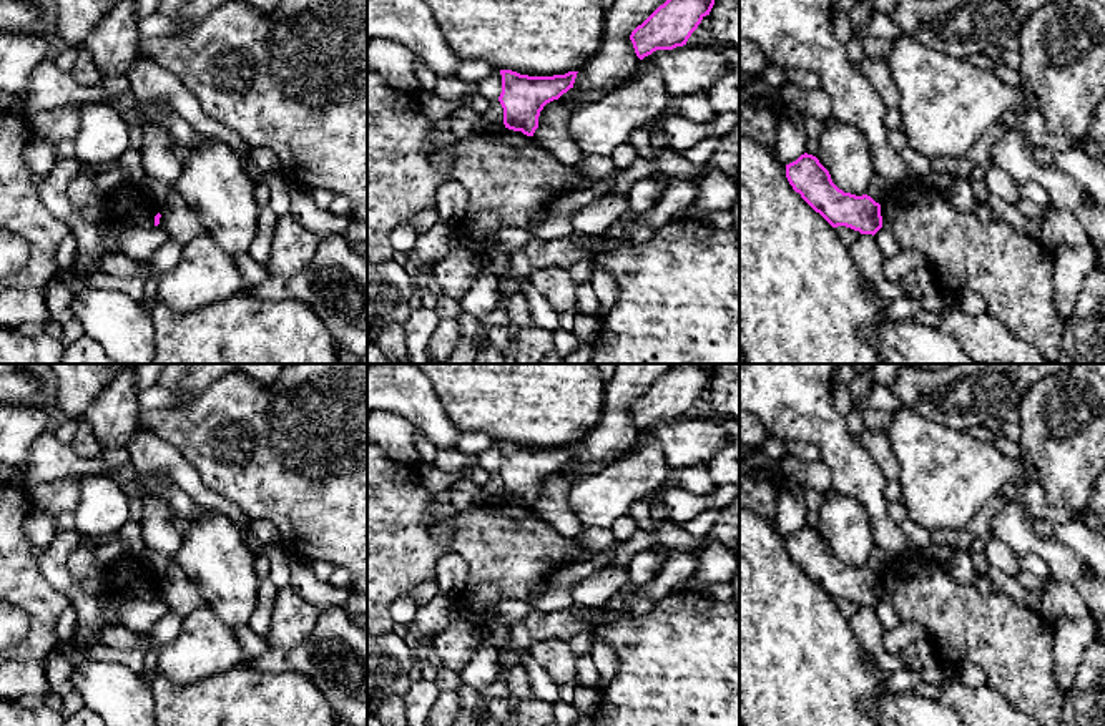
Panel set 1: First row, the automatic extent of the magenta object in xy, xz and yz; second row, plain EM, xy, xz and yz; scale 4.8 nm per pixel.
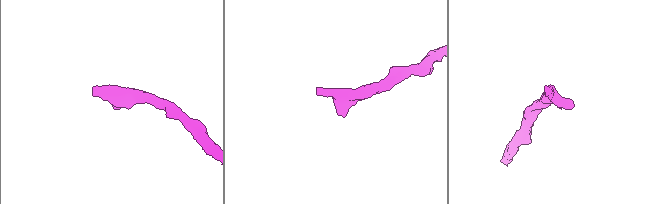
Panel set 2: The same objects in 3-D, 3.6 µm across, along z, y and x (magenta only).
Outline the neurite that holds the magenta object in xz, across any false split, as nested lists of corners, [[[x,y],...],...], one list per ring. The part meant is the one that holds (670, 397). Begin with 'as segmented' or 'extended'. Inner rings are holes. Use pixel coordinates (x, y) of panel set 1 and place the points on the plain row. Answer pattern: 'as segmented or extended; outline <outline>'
as segmented; outline [[[715,364],[673,365],[631,404],[630,412],[636,429],[643,432],[656,422],[686,417],[701,392],[710,387],[713,377]]]

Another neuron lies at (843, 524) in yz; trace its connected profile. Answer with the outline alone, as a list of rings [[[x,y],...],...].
[[[829,488],[819,508],[816,530],[829,543],[832,555],[844,565],[862,568],[872,552],[872,527],[862,505]]]

